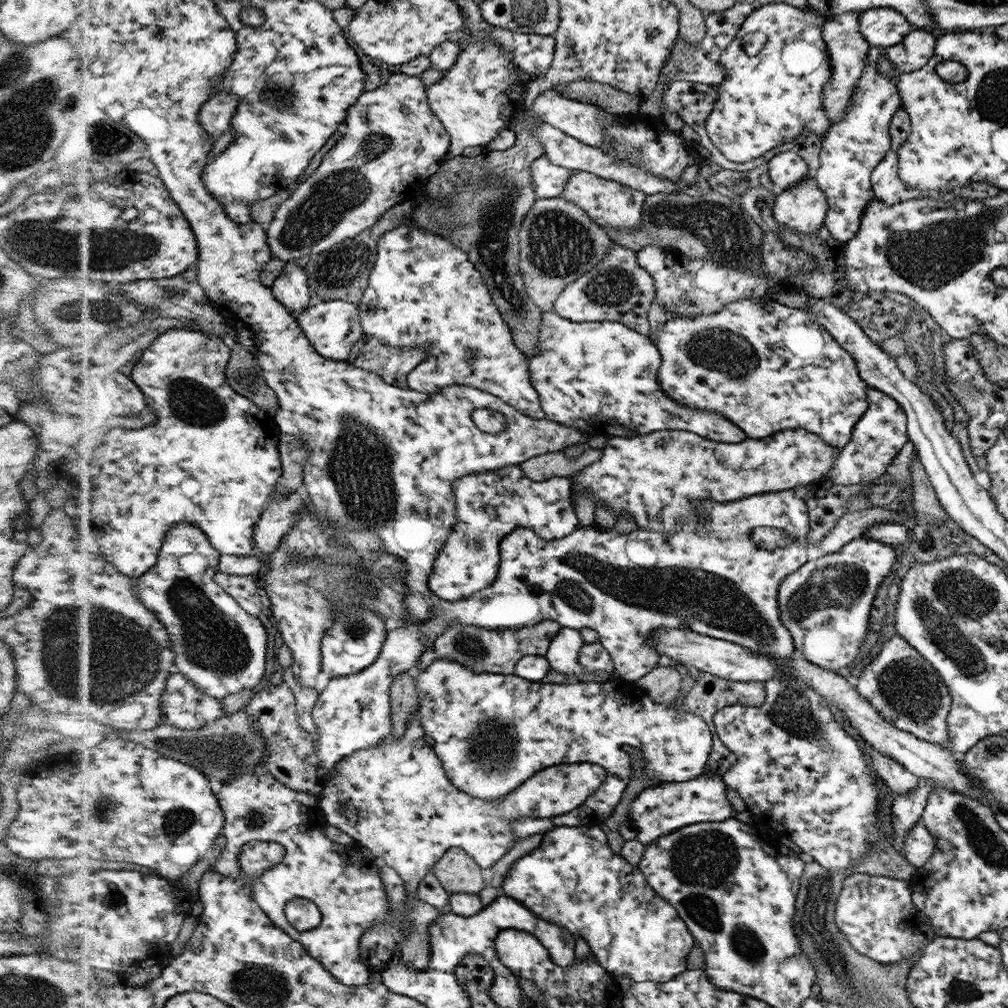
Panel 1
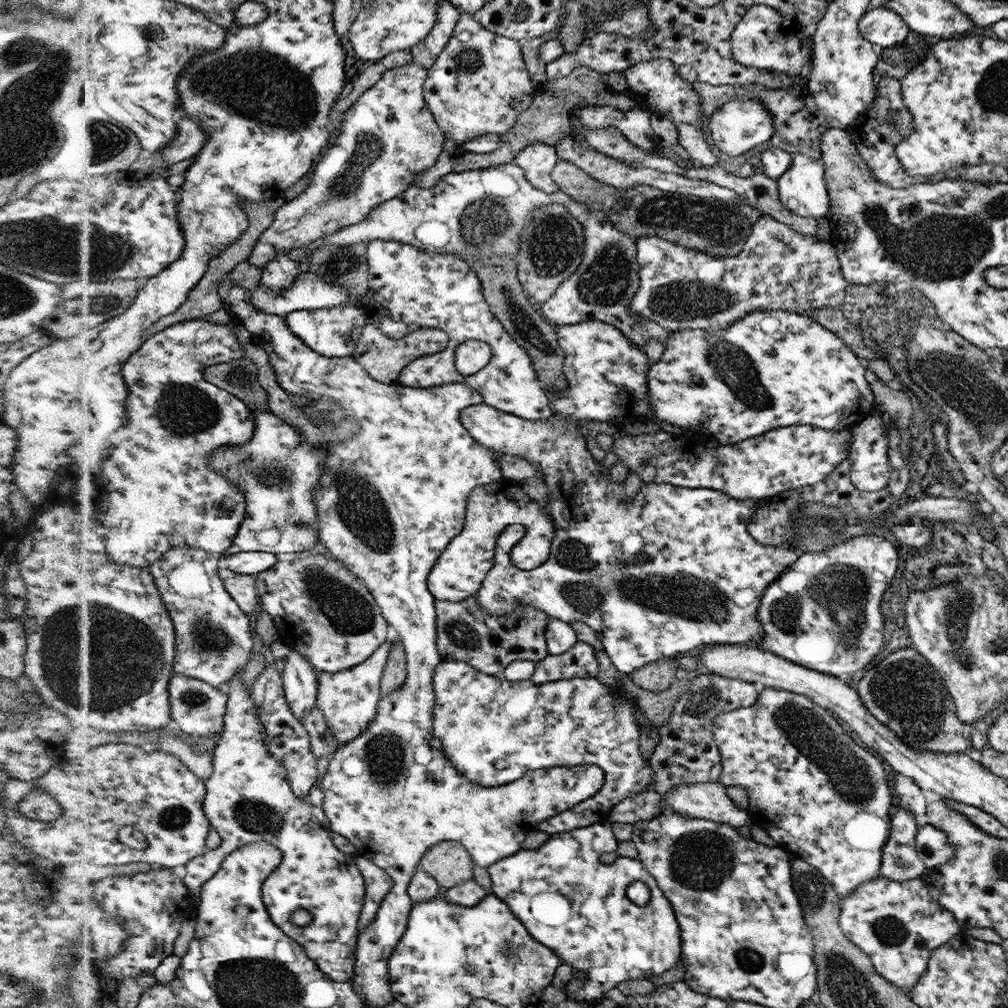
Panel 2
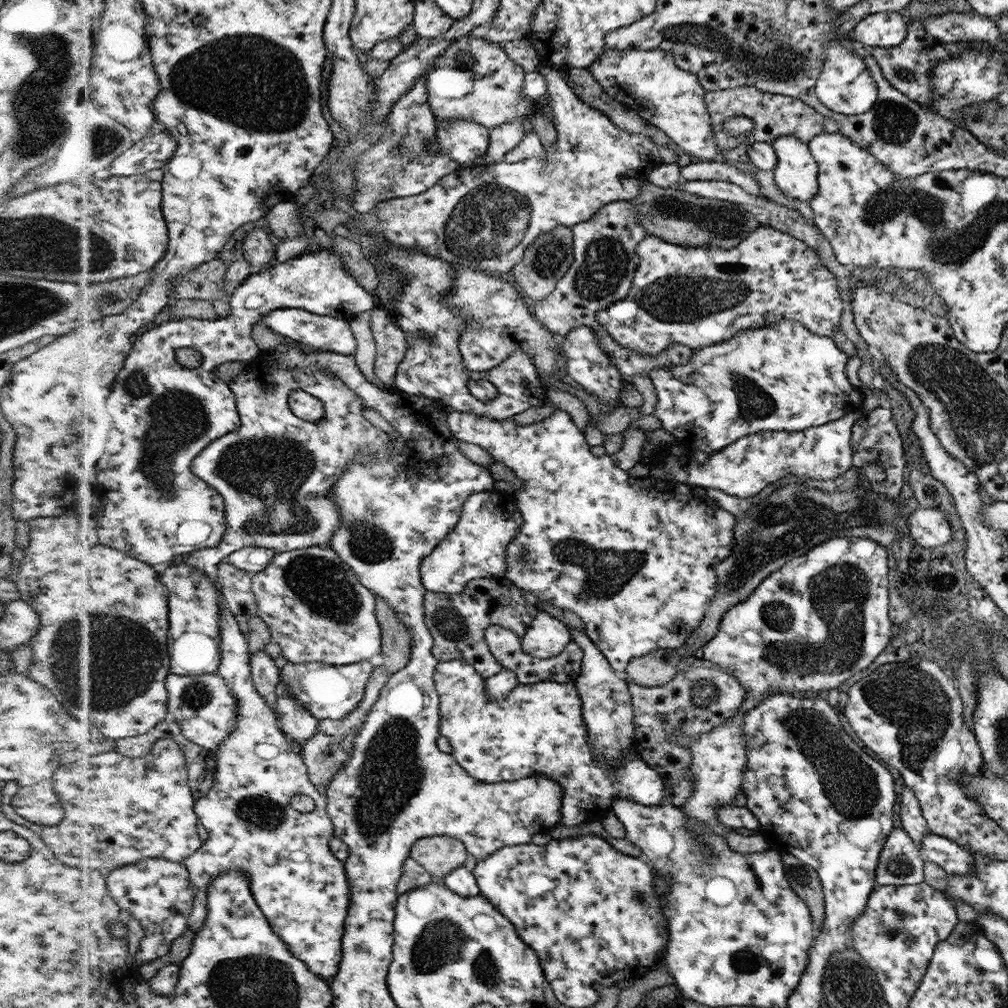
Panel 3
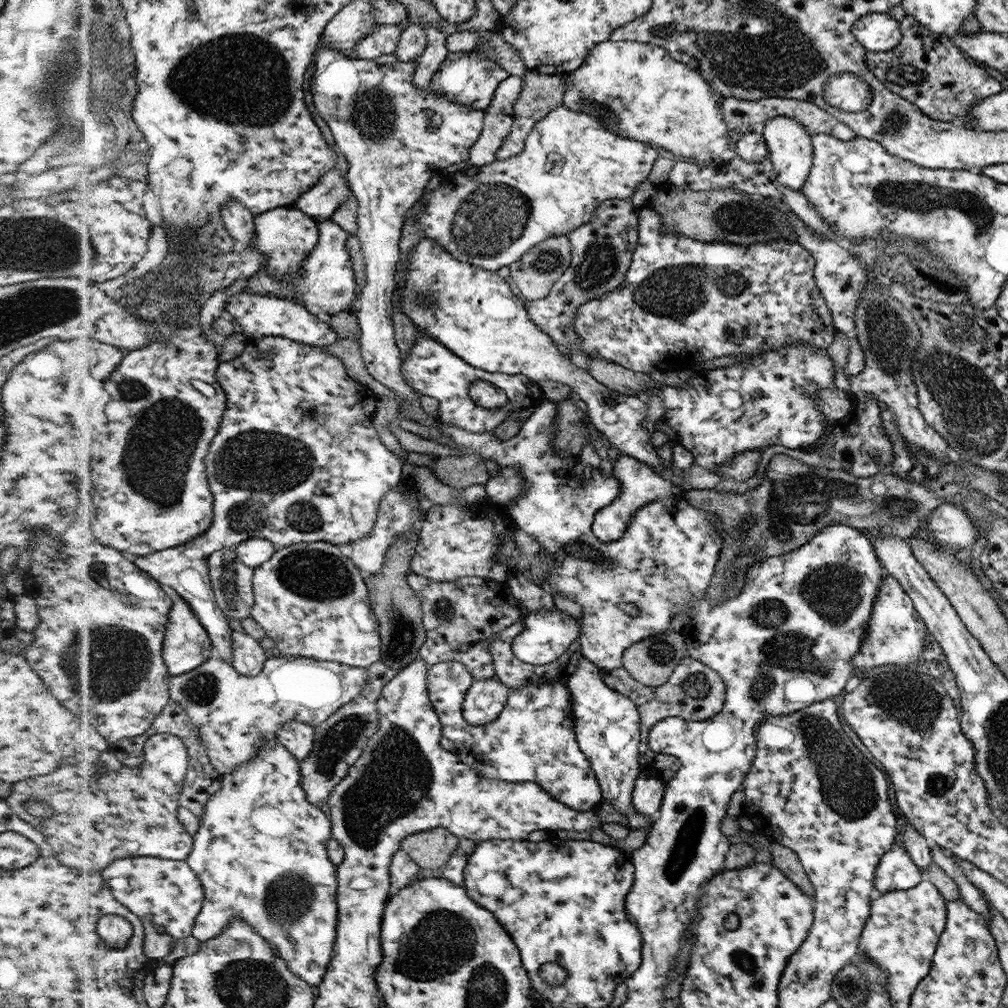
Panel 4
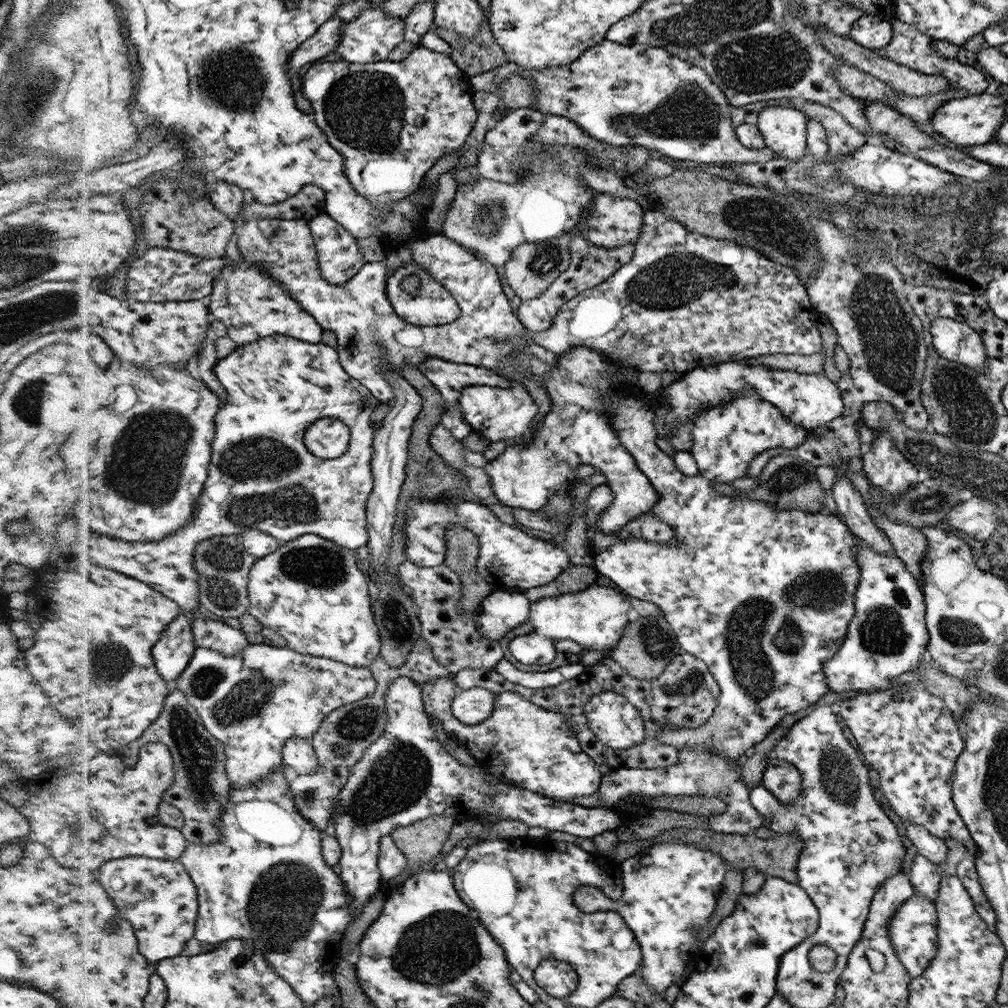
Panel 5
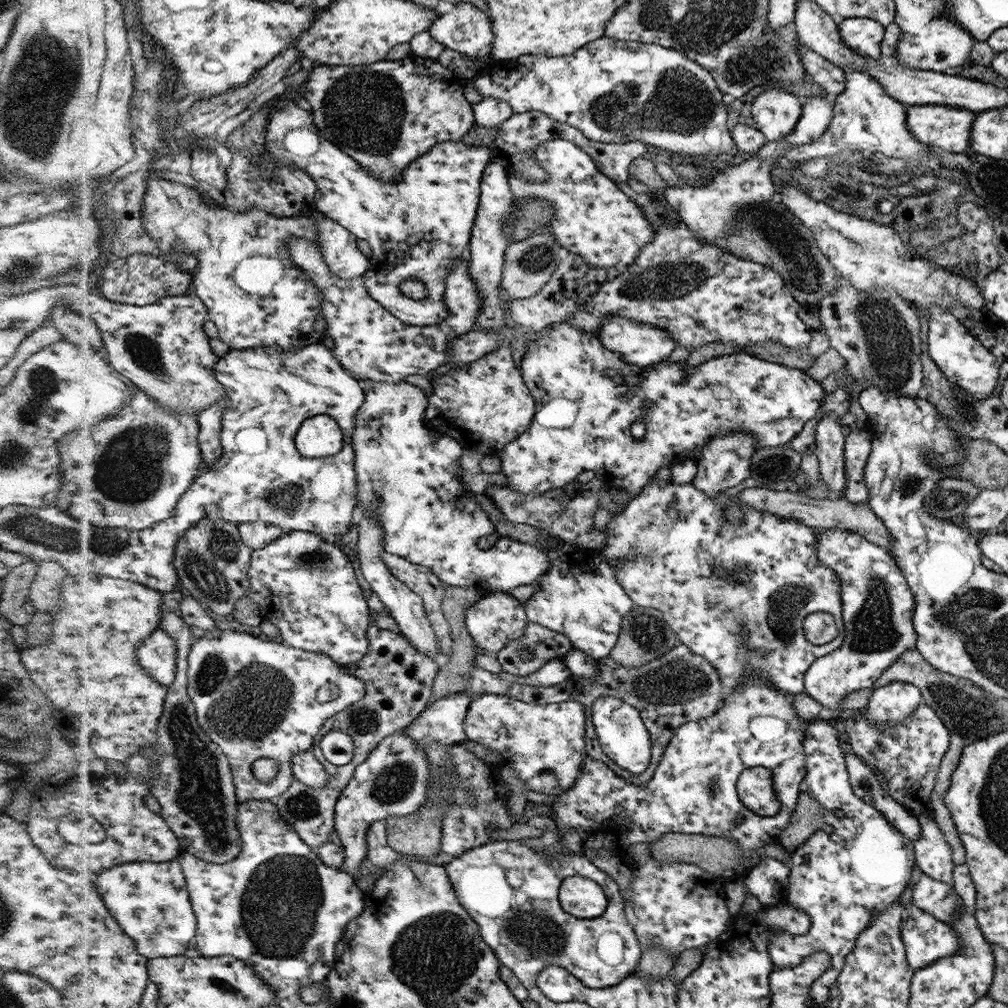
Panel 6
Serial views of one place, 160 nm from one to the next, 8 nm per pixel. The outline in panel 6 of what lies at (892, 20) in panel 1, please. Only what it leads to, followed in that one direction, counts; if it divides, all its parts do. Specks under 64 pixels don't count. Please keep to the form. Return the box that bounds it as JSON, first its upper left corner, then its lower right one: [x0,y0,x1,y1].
[838,18,884,58]

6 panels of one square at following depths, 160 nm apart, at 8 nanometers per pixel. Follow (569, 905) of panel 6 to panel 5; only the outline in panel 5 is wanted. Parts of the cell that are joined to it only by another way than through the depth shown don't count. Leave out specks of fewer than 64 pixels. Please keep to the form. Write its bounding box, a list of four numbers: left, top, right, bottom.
[573,838,727,993]

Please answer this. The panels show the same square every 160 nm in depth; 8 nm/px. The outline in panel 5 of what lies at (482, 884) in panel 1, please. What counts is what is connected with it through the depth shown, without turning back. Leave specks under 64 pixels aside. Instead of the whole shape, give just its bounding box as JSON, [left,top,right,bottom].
[390,816,454,861]

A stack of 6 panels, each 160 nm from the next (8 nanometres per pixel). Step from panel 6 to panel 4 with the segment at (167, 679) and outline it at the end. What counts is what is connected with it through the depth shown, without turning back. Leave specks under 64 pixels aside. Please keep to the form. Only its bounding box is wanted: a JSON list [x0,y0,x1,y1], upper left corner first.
[164,587,218,676]

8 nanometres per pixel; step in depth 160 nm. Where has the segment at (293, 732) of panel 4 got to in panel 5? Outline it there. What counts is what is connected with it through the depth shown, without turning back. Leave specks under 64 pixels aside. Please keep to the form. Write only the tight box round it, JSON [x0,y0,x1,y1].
[284,737,321,776]

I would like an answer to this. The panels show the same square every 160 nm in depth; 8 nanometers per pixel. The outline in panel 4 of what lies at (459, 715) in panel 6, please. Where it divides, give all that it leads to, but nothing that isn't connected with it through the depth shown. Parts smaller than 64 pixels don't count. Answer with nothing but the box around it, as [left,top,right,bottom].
[463,678,511,725]

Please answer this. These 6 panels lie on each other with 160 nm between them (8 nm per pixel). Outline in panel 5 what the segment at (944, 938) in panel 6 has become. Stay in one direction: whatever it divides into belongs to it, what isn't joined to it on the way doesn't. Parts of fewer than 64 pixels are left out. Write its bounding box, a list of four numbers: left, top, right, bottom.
[889,894,939,977]

